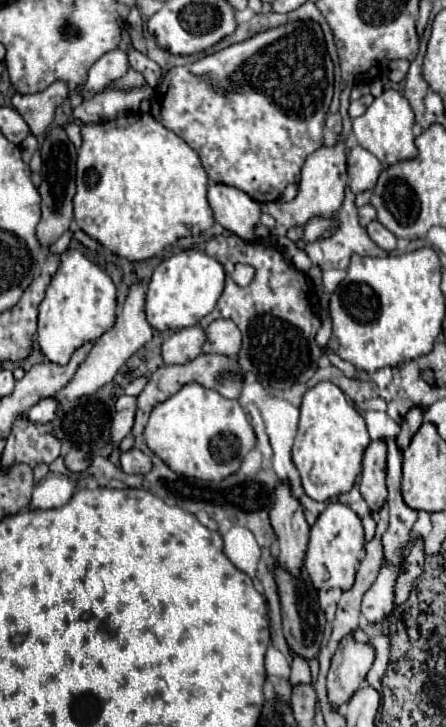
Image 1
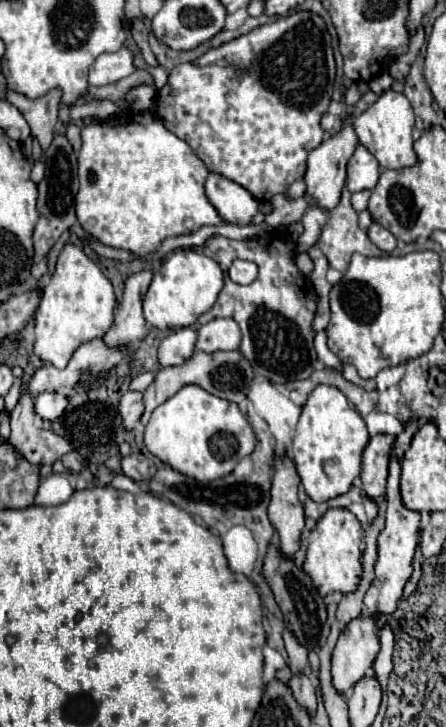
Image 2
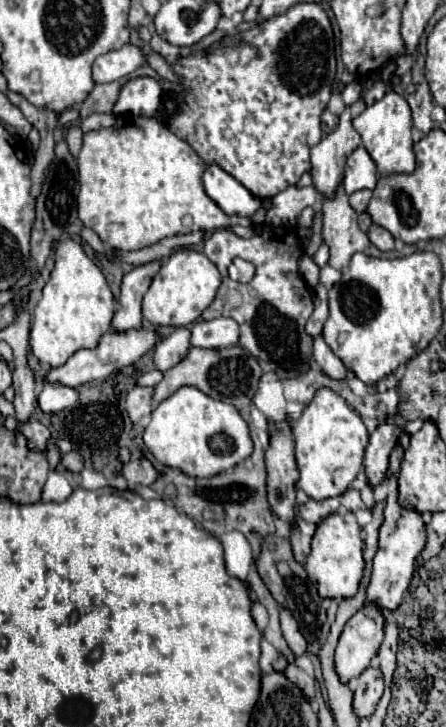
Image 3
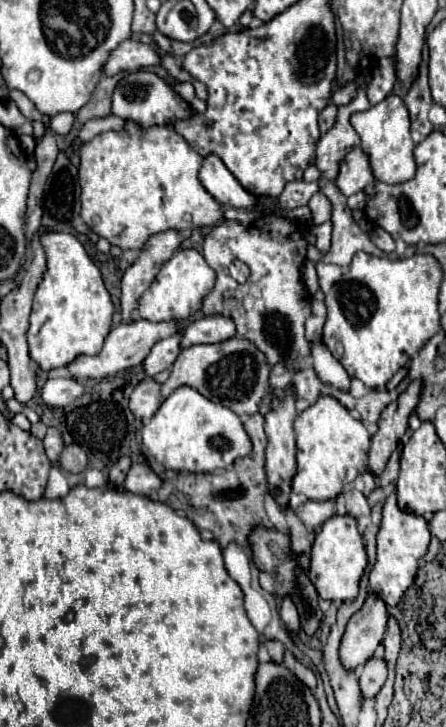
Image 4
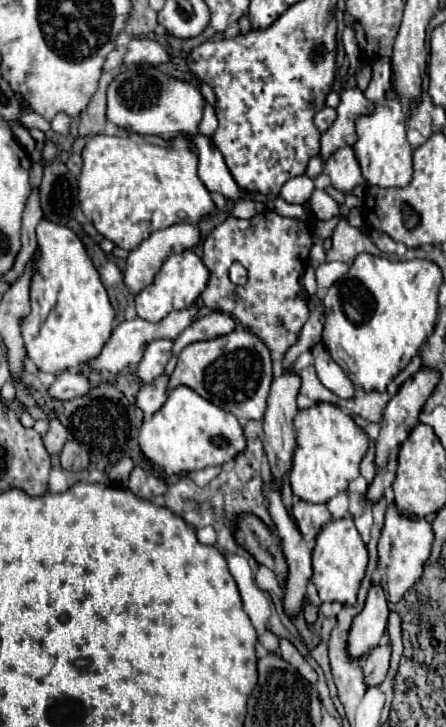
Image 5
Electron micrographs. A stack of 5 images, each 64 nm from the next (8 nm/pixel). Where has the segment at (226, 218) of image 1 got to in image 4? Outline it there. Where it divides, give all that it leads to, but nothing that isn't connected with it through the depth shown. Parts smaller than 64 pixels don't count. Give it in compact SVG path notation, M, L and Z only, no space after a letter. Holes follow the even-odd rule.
M214 154L204 158L200 170L200 182L220 204L228 208L252 210L258 204L258 198L246 192L242 184L232 176L232 172L222 164L222 160Z

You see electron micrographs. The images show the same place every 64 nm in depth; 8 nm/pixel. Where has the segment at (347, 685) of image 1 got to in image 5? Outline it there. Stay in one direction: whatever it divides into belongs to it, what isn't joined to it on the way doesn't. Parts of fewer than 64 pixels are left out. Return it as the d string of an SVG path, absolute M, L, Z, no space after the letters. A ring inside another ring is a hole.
M374 584L368 592L364 610L352 620L346 654L350 658L362 658L372 648L376 648L386 630L386 622L388 622L386 594L378 584Z

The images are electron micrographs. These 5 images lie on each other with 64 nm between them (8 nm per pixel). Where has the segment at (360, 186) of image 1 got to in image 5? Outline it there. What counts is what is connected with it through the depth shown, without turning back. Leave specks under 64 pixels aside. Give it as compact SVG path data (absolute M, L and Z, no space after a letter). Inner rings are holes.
M344 146L336 154L330 156L324 162L324 172L332 178L332 186L344 194L350 194L354 186L360 186L366 182L358 166L354 148L350 146Z

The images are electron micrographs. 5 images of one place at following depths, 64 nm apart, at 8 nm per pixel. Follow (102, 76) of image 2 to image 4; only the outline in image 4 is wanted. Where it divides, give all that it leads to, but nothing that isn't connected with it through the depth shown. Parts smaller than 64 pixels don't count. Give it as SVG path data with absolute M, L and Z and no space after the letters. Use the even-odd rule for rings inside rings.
M124 40L116 50L110 52L108 60L102 66L104 76L116 76L120 72L136 72L146 66L154 66L160 62L154 46L146 46L142 42Z

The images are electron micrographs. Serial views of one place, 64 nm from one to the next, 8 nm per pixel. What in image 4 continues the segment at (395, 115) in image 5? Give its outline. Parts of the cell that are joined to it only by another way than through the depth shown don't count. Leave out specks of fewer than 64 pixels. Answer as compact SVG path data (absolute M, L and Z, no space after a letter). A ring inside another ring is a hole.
M388 94L382 102L372 106L370 110L356 112L352 116L352 126L362 140L360 148L368 154L376 180L386 184L398 184L414 178L416 162L412 156L414 142L410 138L410 118L408 118L408 108L400 96Z

